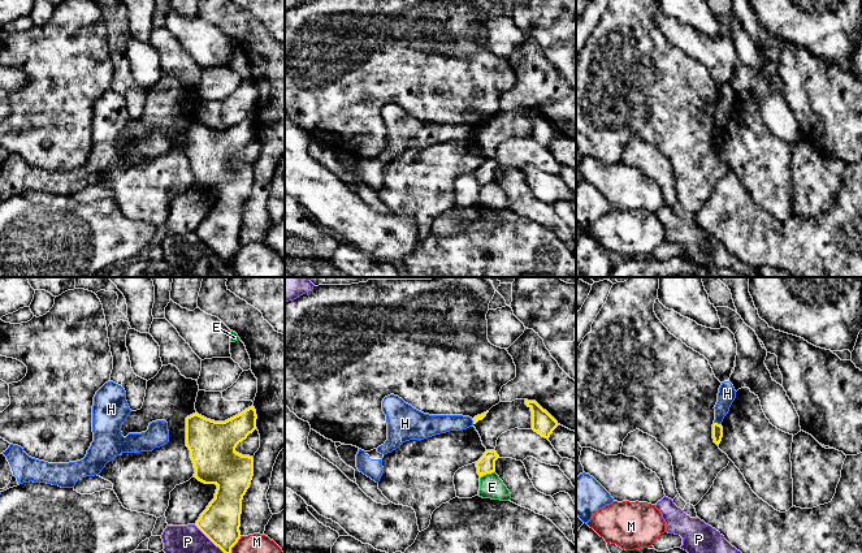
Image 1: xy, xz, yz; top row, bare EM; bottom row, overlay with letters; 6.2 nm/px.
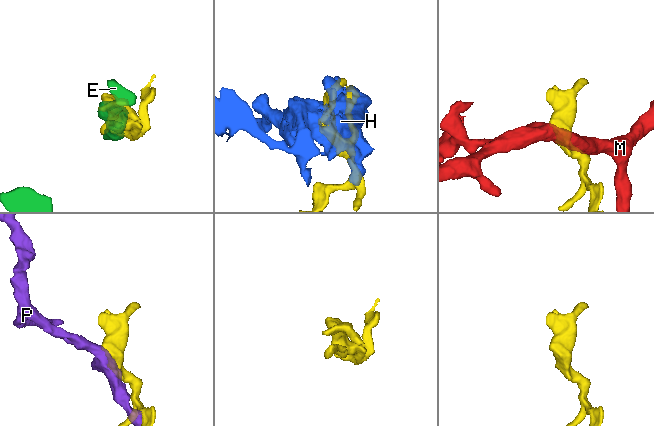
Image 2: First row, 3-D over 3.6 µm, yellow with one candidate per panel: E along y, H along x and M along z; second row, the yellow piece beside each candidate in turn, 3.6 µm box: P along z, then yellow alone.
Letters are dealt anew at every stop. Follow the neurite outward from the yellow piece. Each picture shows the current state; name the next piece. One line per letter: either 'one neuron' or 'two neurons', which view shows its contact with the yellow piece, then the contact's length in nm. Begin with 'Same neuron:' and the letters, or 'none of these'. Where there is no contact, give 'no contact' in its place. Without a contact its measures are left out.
Same neuron: none of these
E: two neurons; contact in xz; length 100 nm
H: two neurons; contact in yz; length 50 nm
M: two neurons; contact in xy; length 120 nm
P: two neurons; contact in xy; length 260 nm

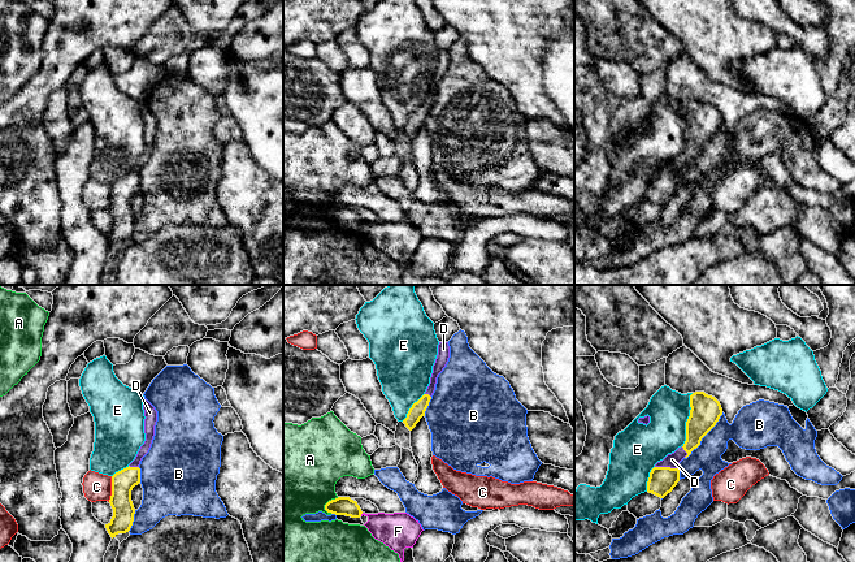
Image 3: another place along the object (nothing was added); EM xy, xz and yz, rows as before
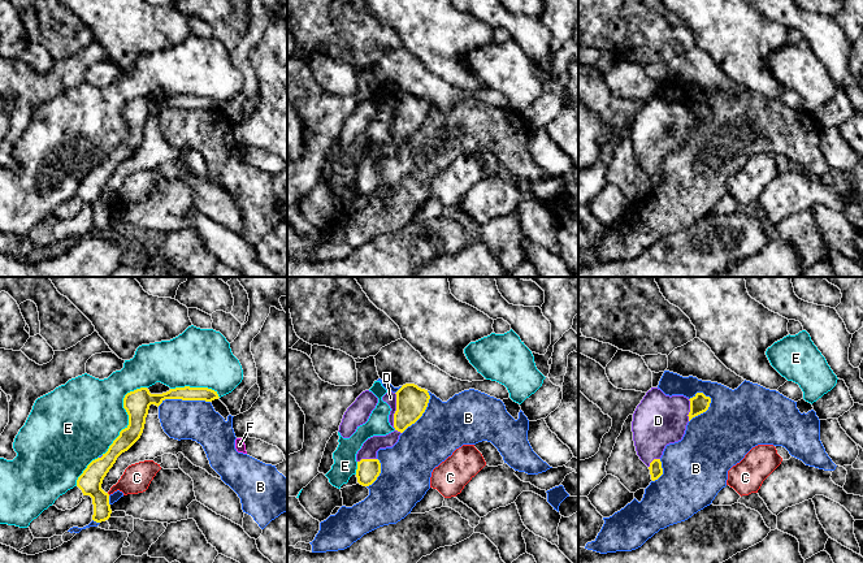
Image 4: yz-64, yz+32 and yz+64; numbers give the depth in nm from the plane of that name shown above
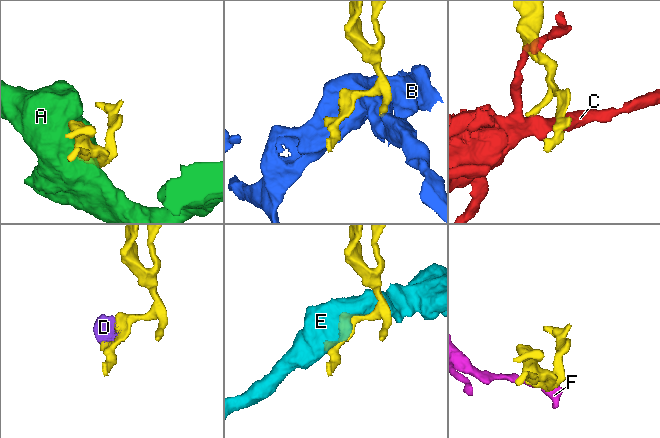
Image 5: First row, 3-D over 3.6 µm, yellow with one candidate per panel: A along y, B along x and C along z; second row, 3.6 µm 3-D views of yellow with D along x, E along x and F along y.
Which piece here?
Same neuron: D
A: two neurons; contact in xz; length 120 nm
B: two neurons; contact in yz; length 380 nm
C: two neurons; contact in xy; length 160 nm
D: one neuron; contact in yz; length 140 nm
E: two neurons; contact in yz; length 340 nm
F: two neurons; contact in xz; length 30 nm

